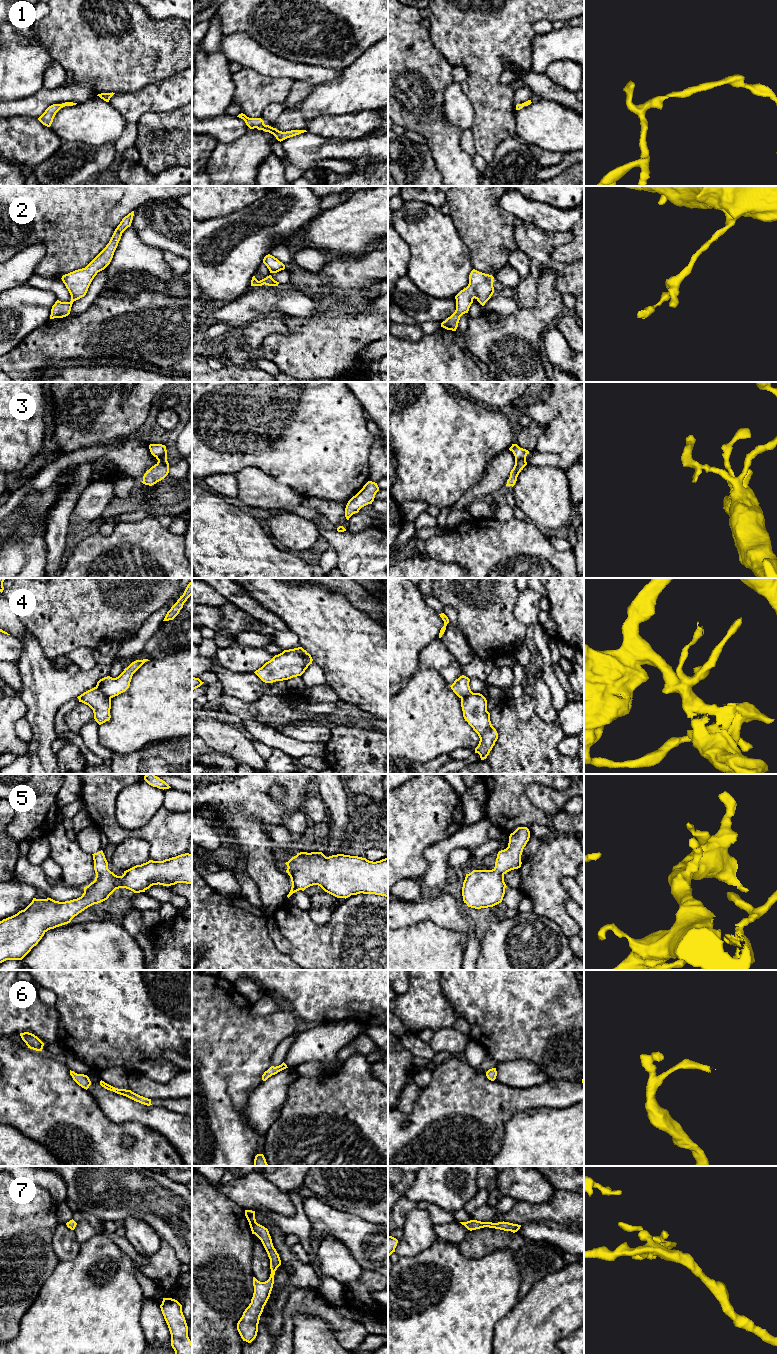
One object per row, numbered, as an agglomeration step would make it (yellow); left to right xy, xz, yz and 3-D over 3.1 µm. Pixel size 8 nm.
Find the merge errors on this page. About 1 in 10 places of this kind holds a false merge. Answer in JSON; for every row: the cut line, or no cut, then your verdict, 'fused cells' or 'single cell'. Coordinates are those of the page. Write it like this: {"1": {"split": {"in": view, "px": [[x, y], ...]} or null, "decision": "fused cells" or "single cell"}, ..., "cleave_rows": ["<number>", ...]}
{"1": {"split": null, "decision": "single cell"}, "2": {"split": null, "decision": "single cell"}, "3": {"split": null, "decision": "single cell"}, "4": {"split": {"in": "xz", "px": [[296, 648], [309, 664]]}, "decision": "fused cells"}, "5": {"split": null, "decision": "single cell"}, "6": {"split": null, "decision": "single cell"}, "7": {"split": null, "decision": "single cell"}, "cleave_rows": ["4"]}

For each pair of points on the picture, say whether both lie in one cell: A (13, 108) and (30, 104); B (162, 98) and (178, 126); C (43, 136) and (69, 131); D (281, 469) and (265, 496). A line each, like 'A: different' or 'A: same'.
A: same
B: different
C: different
D: different

